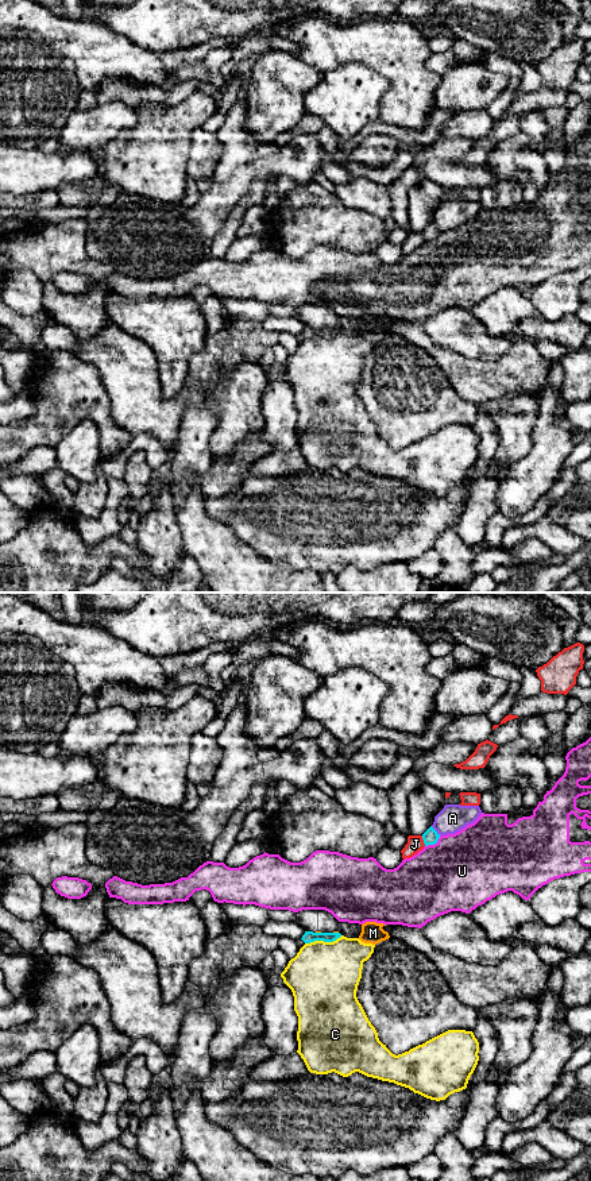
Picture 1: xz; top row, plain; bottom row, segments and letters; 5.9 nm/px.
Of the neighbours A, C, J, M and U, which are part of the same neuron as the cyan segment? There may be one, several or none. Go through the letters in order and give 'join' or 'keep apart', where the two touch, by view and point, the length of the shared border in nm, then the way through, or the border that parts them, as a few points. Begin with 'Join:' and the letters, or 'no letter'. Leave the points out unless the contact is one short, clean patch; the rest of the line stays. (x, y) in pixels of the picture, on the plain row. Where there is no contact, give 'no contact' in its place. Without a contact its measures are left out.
Join: no letter
A: keep apart | xz (435, 226) | 80 nm
C: keep apart | xz (323, 335) | 220 nm | along xz (342, 331), (332, 336), (311, 336), (305, 339)
J: keep apart | xz (424, 236) | 70 nm
M: keep apart | xz (319, 328) | 30 nm | along xz (316, 327), (320, 328)
U: keep apart | xz (433, 239) | 120 nm

